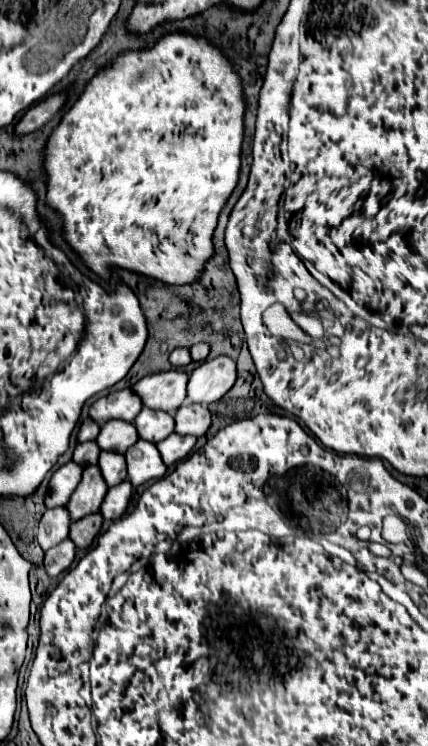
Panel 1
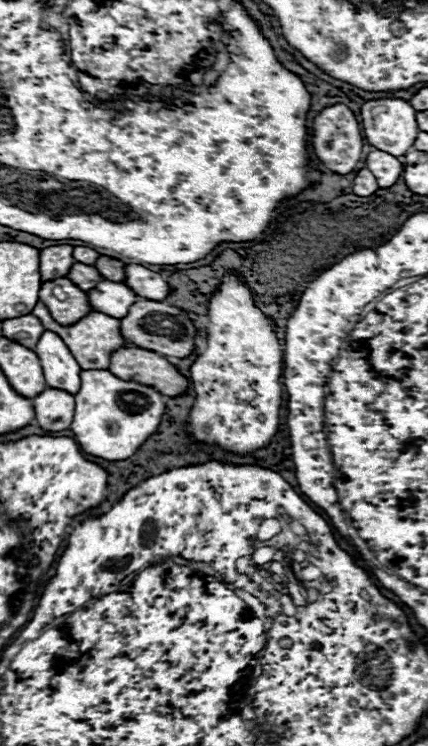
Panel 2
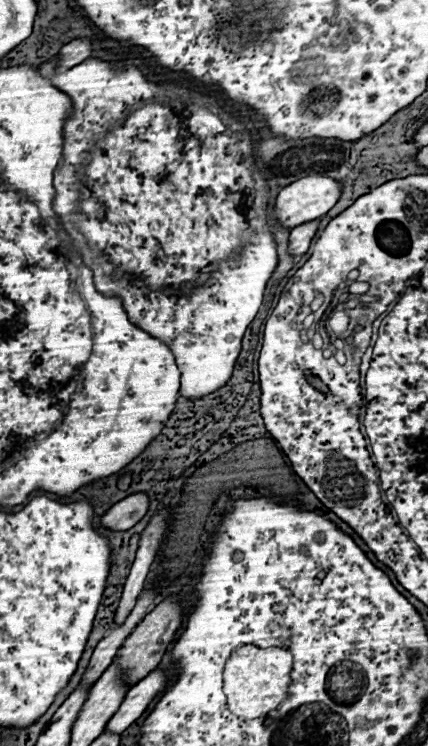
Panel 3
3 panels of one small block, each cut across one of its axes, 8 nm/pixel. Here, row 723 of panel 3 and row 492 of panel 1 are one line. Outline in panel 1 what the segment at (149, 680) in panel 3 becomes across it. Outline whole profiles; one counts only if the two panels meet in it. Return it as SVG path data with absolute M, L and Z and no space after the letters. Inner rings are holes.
M124 480L124 482L112 486L102 502L102 508L100 508L102 516L106 520L118 520L126 512L132 492L134 492L134 486L130 484L130 480Z

